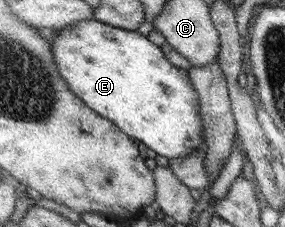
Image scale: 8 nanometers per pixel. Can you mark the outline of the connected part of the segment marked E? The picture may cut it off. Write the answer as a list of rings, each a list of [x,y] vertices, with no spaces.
[[[93,18],[61,29],[52,39],[54,41],[50,41],[53,43],[53,59],[72,91],[93,111],[112,120],[130,138],[143,142],[157,155],[163,155],[169,161],[195,153],[201,146],[201,140],[206,140],[205,123],[201,117],[201,99],[191,83],[188,71],[173,67],[165,59],[159,46],[153,45],[147,37],[136,31],[126,31],[100,23]]]

